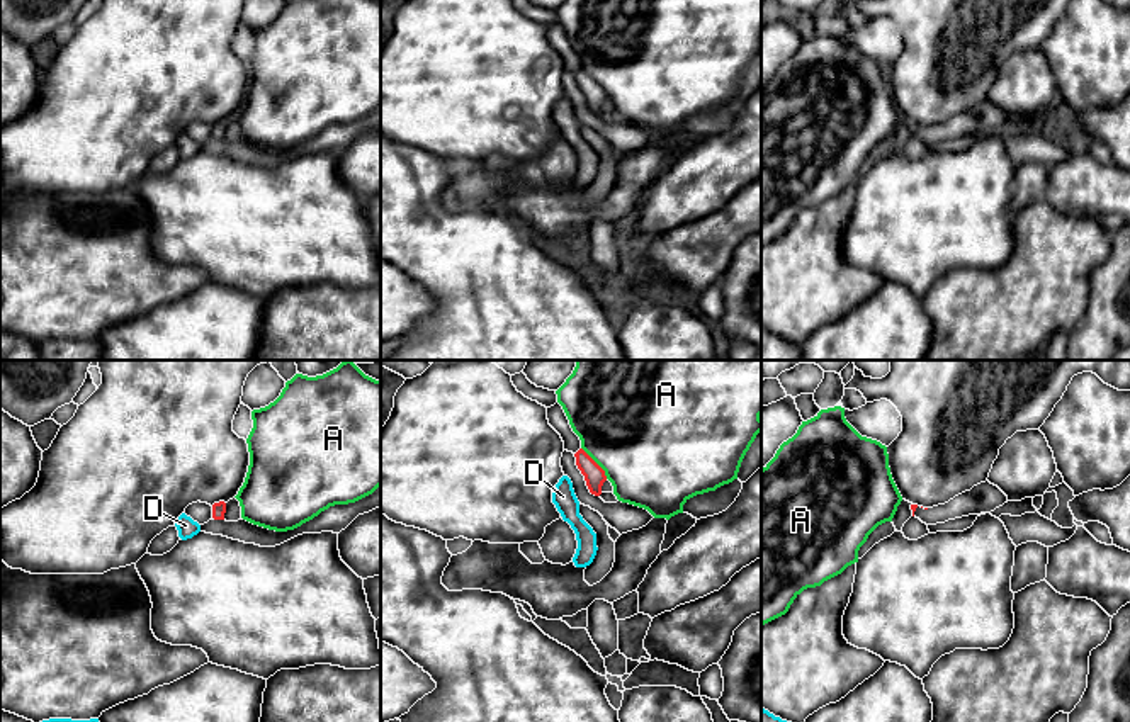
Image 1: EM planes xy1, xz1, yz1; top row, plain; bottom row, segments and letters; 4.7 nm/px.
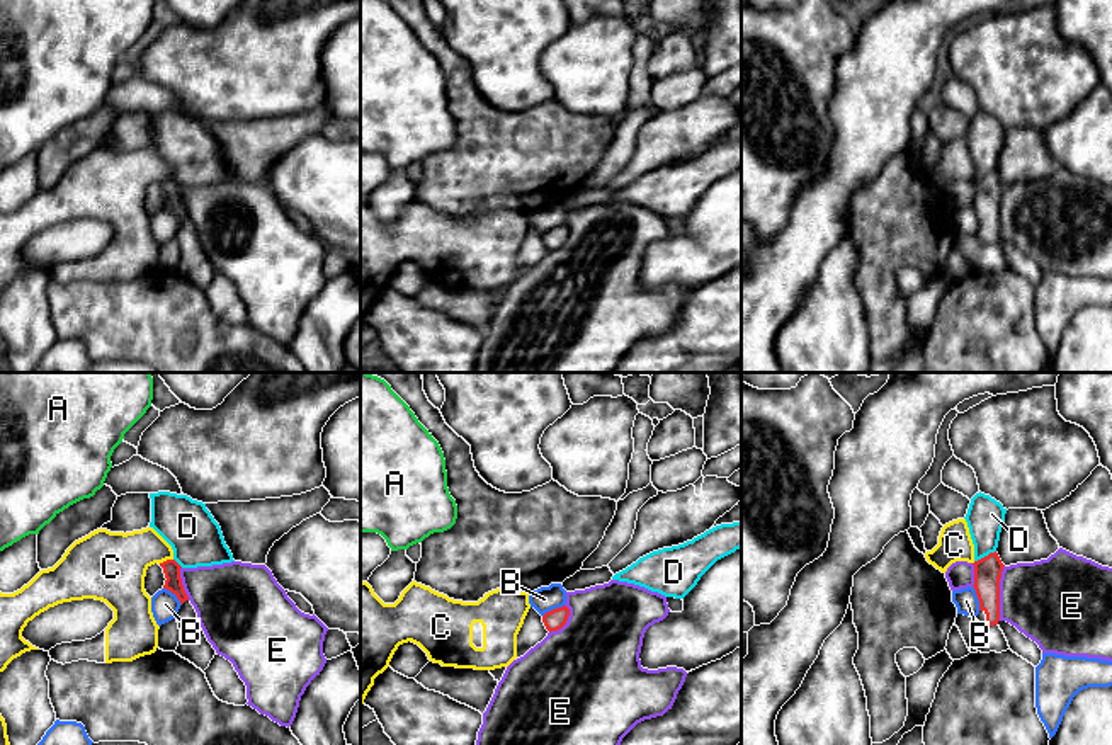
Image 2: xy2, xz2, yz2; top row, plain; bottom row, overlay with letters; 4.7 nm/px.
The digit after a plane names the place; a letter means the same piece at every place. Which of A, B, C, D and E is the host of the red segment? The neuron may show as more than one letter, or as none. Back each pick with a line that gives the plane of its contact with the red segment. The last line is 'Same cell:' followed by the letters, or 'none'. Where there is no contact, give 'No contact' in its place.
Same cell: none

